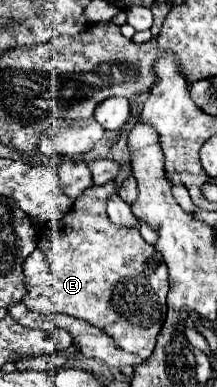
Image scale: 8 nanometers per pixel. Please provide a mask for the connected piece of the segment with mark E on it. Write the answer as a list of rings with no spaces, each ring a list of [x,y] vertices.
[[[107,183],[101,187],[85,189],[75,201],[73,209],[59,221],[49,221],[39,231],[39,241],[35,251],[25,259],[25,297],[23,303],[41,315],[65,313],[83,319],[103,333],[113,337],[113,341],[127,353],[147,359],[157,343],[157,335],[165,321],[165,297],[169,291],[169,273],[159,251],[145,243],[137,229],[113,225],[105,213],[107,193],[115,193],[117,185]]]

